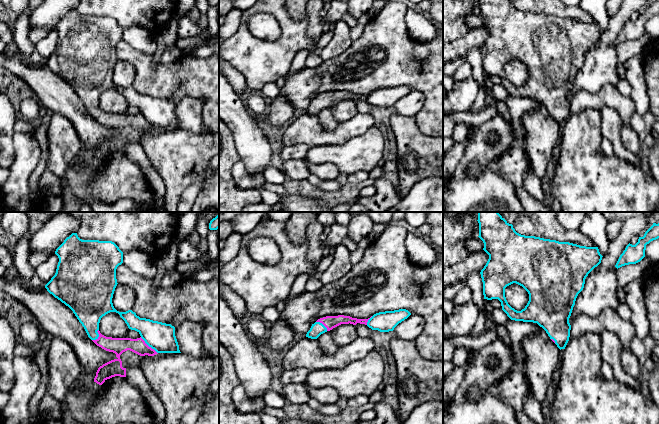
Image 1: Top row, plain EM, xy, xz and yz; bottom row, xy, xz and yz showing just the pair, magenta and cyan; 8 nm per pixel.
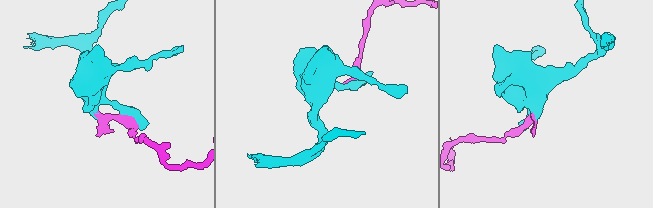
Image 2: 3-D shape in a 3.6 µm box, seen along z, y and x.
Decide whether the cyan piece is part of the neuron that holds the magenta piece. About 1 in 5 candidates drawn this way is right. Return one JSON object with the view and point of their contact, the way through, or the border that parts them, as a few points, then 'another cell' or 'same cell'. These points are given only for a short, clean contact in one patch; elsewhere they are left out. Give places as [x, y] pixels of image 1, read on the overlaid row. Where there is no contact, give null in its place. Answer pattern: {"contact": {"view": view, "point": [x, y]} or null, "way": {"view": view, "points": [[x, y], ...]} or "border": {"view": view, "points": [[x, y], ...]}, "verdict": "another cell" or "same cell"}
{"contact": {"view": "xy", "point": [148, 346]}, "verdict": "same cell"}

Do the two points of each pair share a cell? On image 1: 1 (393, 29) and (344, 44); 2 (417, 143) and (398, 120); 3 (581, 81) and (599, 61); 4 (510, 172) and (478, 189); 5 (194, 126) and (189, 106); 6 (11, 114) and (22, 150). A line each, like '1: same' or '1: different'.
1: different
2: same
3: same
4: different
5: same
6: different

